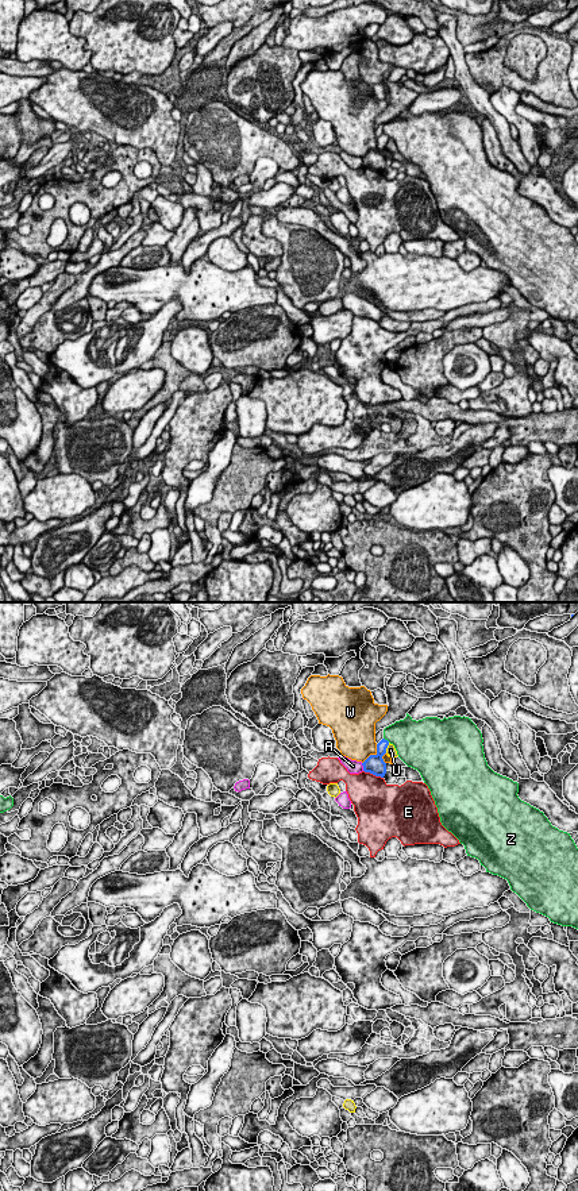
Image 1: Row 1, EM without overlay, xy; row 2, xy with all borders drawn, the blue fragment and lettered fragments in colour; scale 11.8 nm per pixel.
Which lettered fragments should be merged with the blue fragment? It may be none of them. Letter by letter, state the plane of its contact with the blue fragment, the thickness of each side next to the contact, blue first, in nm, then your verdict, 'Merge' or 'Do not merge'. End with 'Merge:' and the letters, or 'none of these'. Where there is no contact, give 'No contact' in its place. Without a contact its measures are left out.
A: Touches blue in xy. Thickness 240 nm (blue) against 160 nm. Do not merge
E: Touches blue in xy. Thickness 240 nm (blue) against 460 nm. Do not merge
U: Touches blue in xy. Thickness 220 nm (blue) against 120 nm. Do not merge
W: Touches blue in xy. Thickness 240 nm (blue) against 440 nm. Do not merge
Z: Touches blue in xy. Thickness 130 nm (blue) against 400 nm. Do not merge
Merge: none of these

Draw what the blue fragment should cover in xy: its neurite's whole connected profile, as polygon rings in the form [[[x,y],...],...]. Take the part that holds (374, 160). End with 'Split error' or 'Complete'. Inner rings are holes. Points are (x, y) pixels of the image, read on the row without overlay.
[[[382,134],[377,139],[377,149],[370,150],[363,158],[363,166],[370,167],[375,171],[384,173],[386,169],[386,158],[384,157],[382,151],[386,149],[386,143],[389,140],[389,136]]]. Complete

